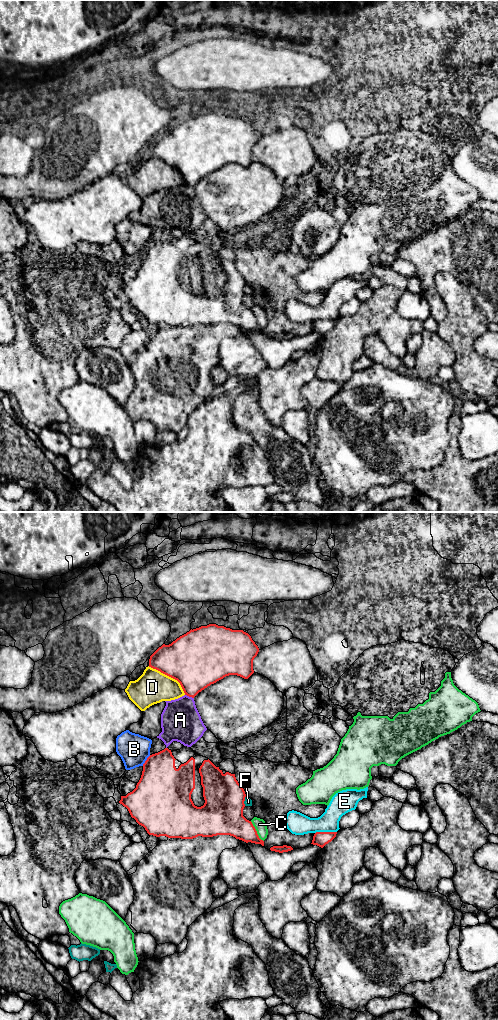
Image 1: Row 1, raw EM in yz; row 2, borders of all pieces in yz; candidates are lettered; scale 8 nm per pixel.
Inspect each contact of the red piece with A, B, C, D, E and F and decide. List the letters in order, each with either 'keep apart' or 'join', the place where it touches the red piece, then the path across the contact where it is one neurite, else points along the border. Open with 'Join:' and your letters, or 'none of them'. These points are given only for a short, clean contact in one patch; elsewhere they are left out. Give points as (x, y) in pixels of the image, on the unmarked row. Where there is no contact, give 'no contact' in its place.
Join: none of them
A: keep apart; contact yz (189, 184)
B: keep apart; contact yz (146, 248); border yz (150, 243), (142, 253)
C: keep apart; contact yz (256, 319)
D: keep apart; contact yz (169, 164)
E: keep apart; contact yz (325, 320); border yz (336, 319), (317, 319), (315, 321)
F: keep apart; contact yz (244, 288)

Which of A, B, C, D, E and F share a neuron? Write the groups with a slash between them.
A C / B / D / E / F

